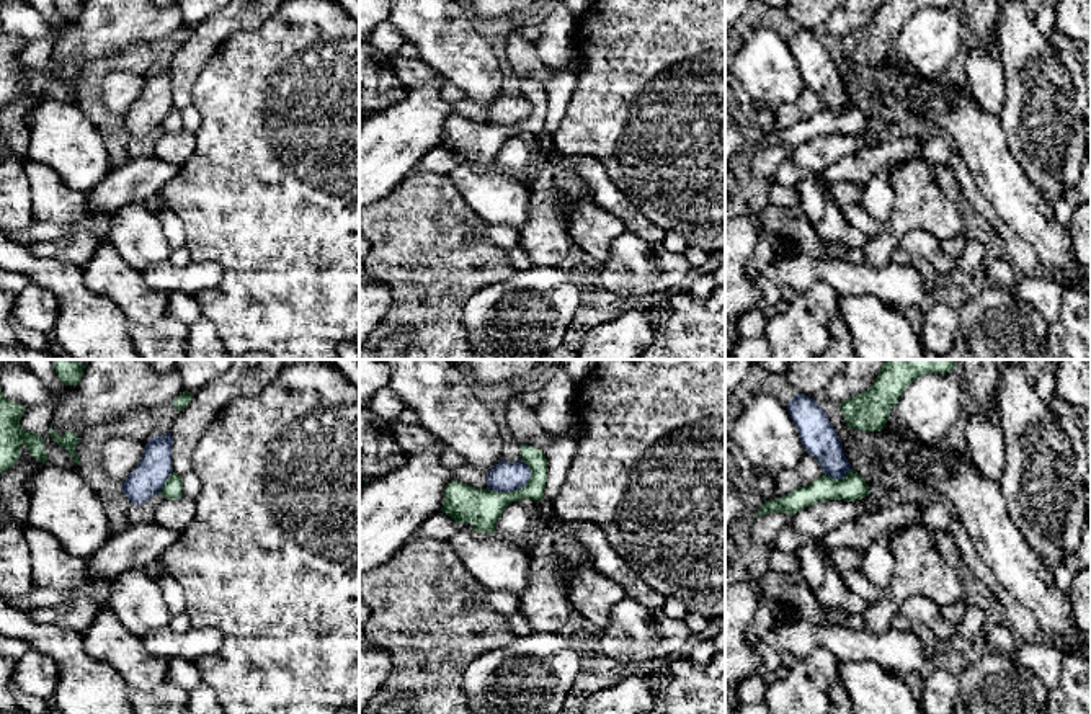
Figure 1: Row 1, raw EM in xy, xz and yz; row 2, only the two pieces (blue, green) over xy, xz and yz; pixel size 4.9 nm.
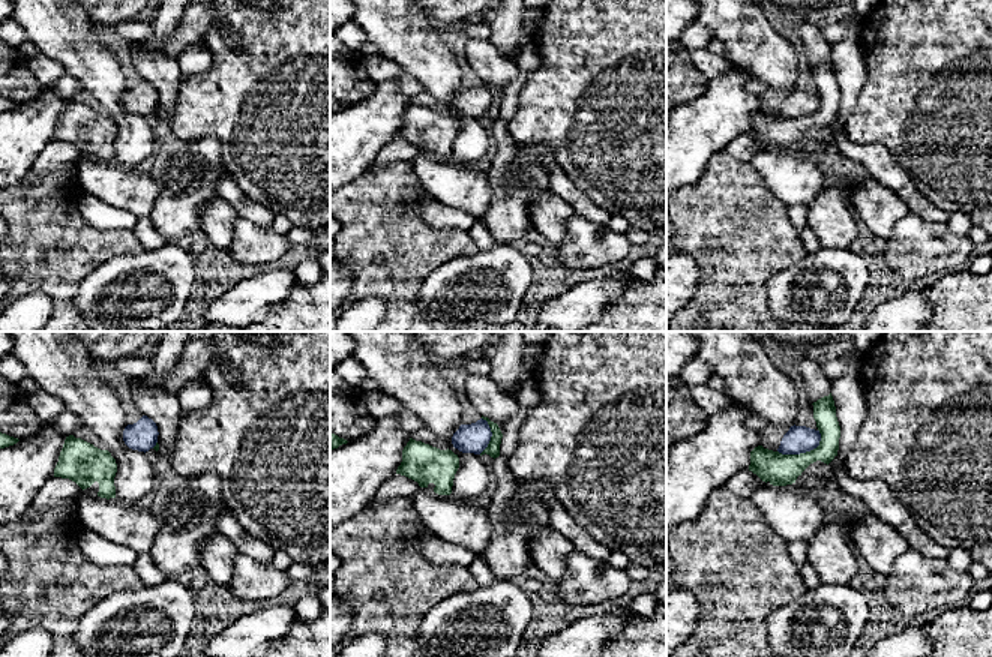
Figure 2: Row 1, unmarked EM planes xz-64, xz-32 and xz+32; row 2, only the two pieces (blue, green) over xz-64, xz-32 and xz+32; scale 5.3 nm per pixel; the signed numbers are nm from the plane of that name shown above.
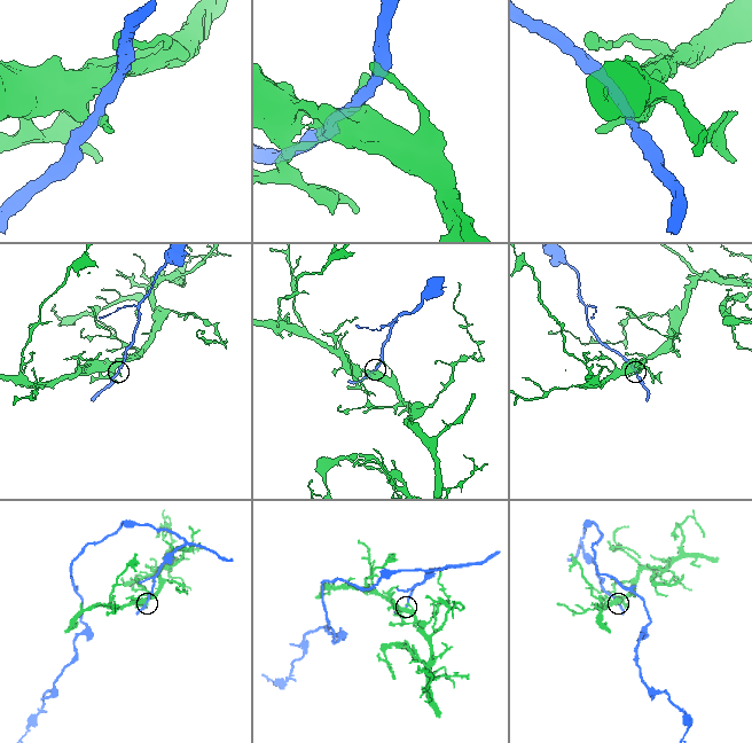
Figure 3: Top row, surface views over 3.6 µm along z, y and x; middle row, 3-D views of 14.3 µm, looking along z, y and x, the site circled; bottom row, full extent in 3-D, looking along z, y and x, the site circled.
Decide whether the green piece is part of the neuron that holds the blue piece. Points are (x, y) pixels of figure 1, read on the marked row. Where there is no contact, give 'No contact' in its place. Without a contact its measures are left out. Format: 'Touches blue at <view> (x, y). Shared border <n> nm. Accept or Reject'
Touches blue at xz (513, 490). Shared border 240 nm. Reject

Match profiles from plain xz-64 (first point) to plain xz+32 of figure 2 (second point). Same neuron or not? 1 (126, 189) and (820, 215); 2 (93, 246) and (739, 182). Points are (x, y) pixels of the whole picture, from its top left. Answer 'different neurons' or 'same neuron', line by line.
1: different neurons
2: same neuron

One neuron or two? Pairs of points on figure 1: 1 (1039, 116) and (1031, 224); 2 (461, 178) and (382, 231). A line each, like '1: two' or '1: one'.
1: two
2: two

